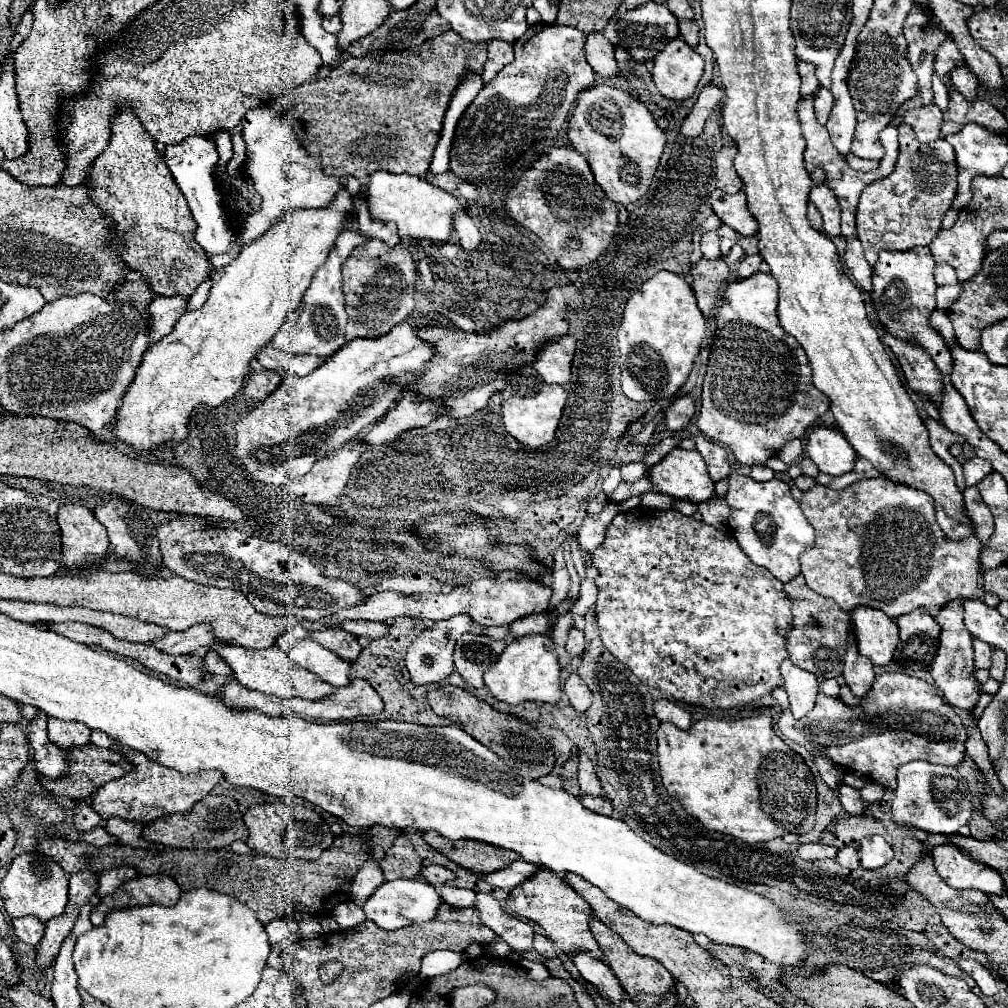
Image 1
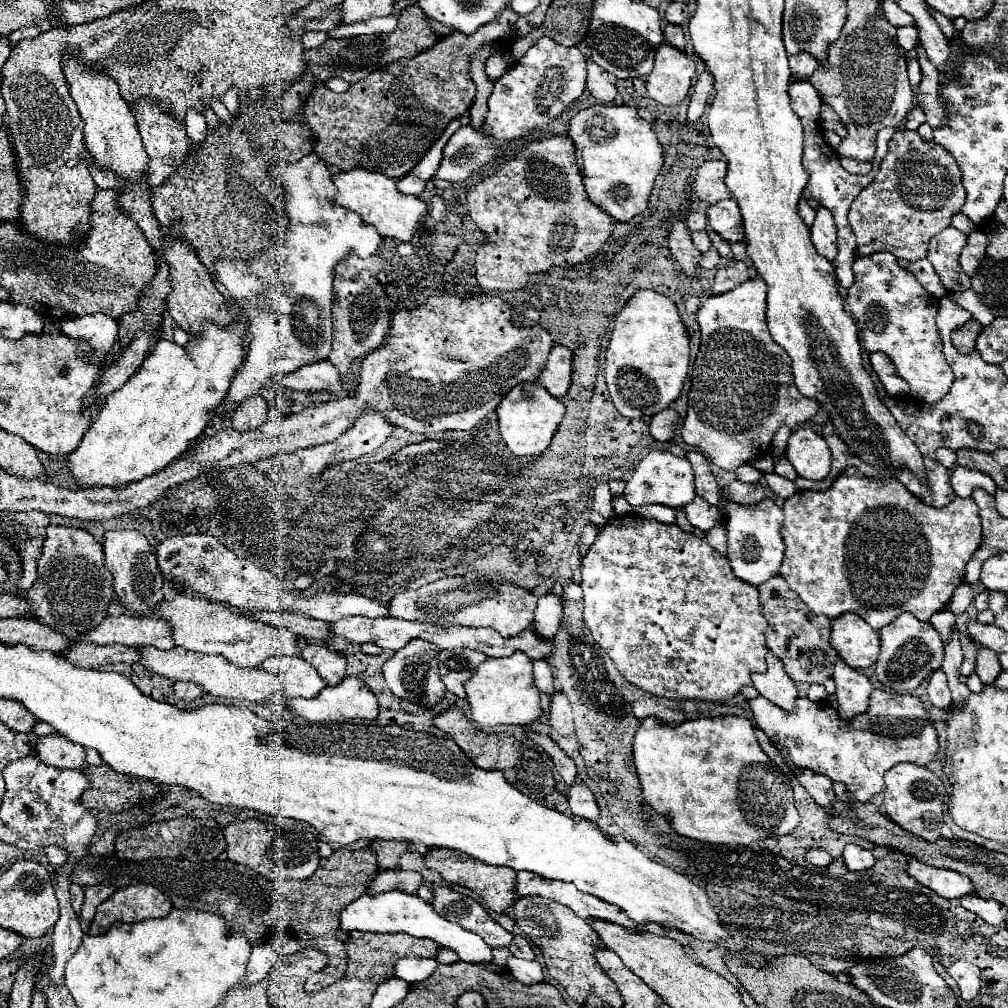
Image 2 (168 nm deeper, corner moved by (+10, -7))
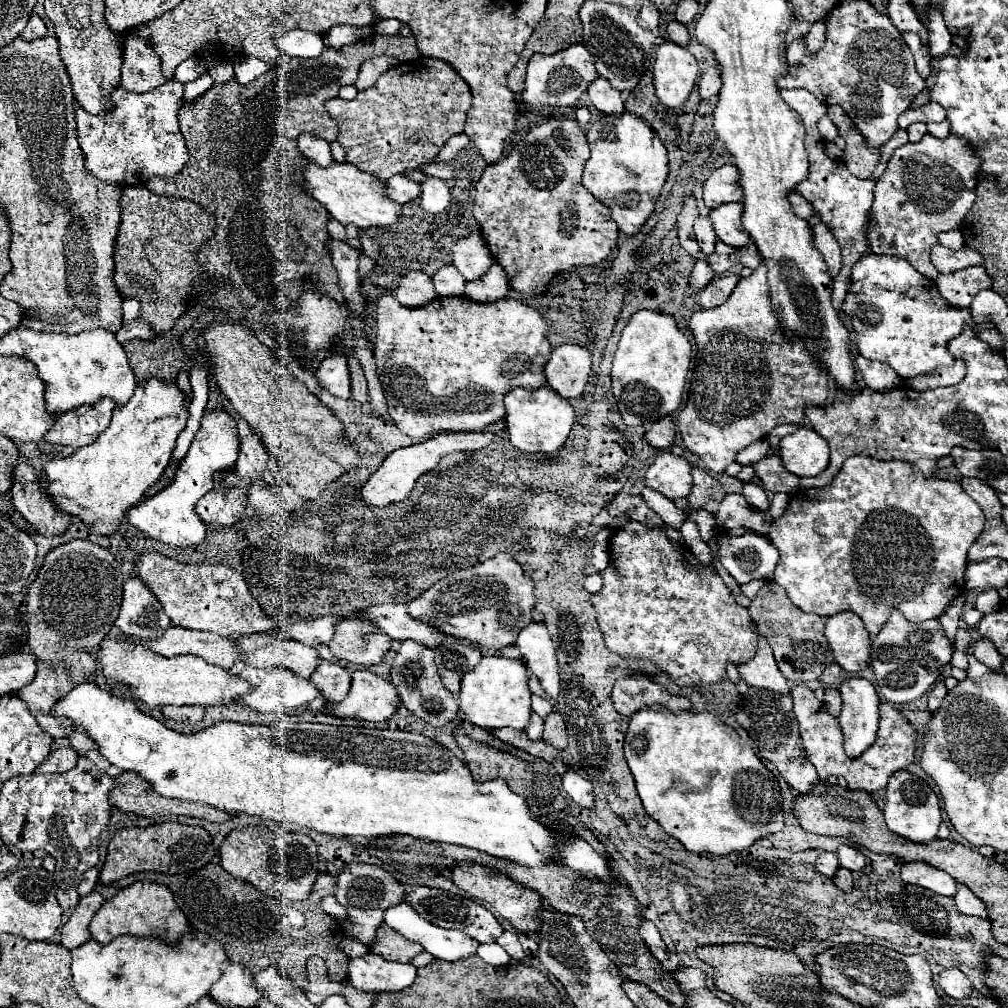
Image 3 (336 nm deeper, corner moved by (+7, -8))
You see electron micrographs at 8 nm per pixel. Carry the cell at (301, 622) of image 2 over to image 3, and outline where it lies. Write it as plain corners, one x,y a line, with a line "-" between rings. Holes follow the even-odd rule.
150,551
138,557
132,575
142,579
150,587
150,591
162,603
164,613
176,627
212,631
222,637
234,639
238,635
272,631
278,625
274,619
264,615
248,587
248,581
236,569
224,565
184,565
170,557
164,557
162,553

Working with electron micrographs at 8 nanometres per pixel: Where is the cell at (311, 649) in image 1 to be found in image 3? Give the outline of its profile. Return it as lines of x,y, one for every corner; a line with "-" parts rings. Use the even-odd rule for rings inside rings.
246,667
238,673
238,677
252,685
252,695
244,695
242,699
236,699
232,703
240,703
240,705
260,711
260,713
278,713
280,709
298,709
298,707
312,703
320,695
320,691
314,687
314,683
310,679
300,679
294,673
280,669
280,667
268,667
268,669

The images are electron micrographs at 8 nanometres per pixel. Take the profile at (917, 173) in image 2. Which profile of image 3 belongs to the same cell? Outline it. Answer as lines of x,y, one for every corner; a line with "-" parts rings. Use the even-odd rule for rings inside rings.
924,135
918,143
906,143
894,151
886,171
874,187
874,205
868,223
868,241
878,255
898,255
922,275
936,279
930,249
940,231
958,229
976,199
976,183
982,159
970,143
958,135
944,139

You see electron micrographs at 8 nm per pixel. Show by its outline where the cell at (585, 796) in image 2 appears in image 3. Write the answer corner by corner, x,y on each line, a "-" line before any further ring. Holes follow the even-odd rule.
566,771
562,775
562,787
564,791
568,793
568,797
572,801
576,801
578,805
586,807
586,809
592,809
594,807
594,795
592,795
592,783
584,777
580,777
578,773
574,771

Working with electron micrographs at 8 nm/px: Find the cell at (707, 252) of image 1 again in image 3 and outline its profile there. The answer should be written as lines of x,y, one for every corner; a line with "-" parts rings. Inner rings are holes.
700,215
694,222
693,231
702,253
712,253
714,251
714,243
716,243
716,233
712,229
709,217

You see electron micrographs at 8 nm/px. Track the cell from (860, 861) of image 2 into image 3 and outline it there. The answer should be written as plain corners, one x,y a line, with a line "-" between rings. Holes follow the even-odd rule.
842,845
838,847
838,861
844,869
848,871
862,871
866,867
866,857
860,849
854,849
854,847
848,847
848,845

